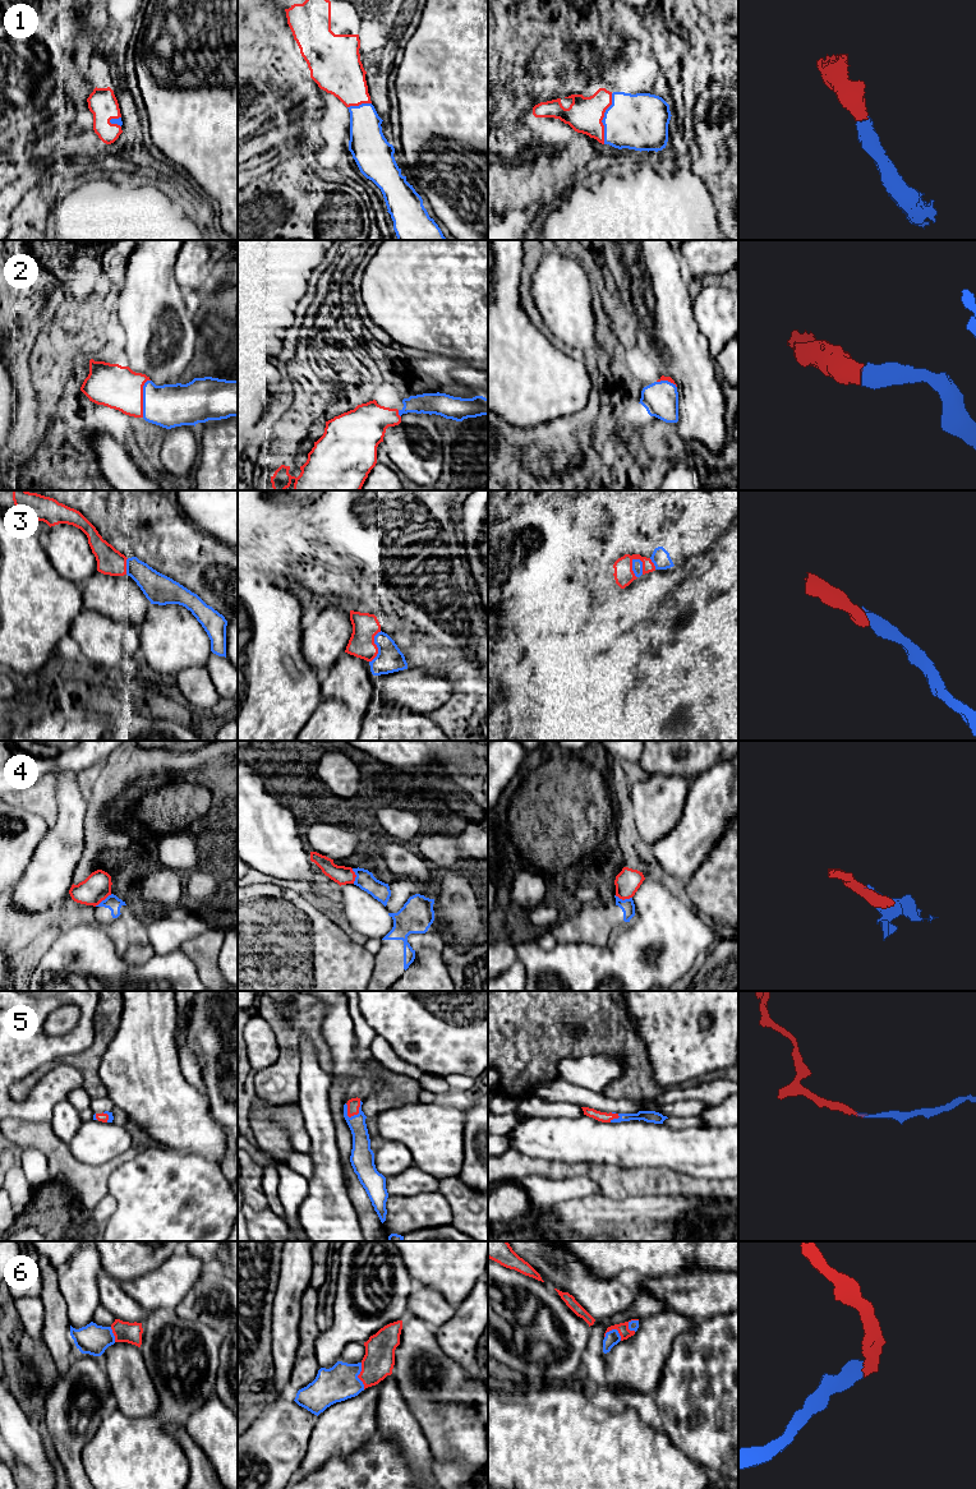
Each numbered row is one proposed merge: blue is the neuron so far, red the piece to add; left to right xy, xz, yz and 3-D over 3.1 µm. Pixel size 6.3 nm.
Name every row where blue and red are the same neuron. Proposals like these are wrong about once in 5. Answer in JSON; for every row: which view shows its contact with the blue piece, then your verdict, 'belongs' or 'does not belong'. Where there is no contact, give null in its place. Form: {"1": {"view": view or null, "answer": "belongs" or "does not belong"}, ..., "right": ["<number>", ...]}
{"1": {"view": "yz", "answer": "belongs"}, "2": {"view": "xy", "answer": "belongs"}, "3": {"view": "yz", "answer": "belongs"}, "4": {"view": "yz", "answer": "does not belong"}, "5": {"view": "xz", "answer": "belongs"}, "6": {"view": "xz", "answer": "belongs"}, "right": ["1", "2", "3", "5", "6"]}

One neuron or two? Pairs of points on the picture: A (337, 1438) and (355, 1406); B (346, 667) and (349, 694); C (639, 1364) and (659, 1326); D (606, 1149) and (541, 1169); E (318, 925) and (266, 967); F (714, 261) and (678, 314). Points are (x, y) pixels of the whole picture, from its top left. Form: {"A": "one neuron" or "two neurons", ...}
{"A": "one neuron", "B": "one neuron", "C": "one neuron", "D": "two neurons", "E": "one neuron", "F": "two neurons"}

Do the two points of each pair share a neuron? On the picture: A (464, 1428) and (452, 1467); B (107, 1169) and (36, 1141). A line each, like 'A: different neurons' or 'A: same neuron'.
A: different neurons
B: same neuron

